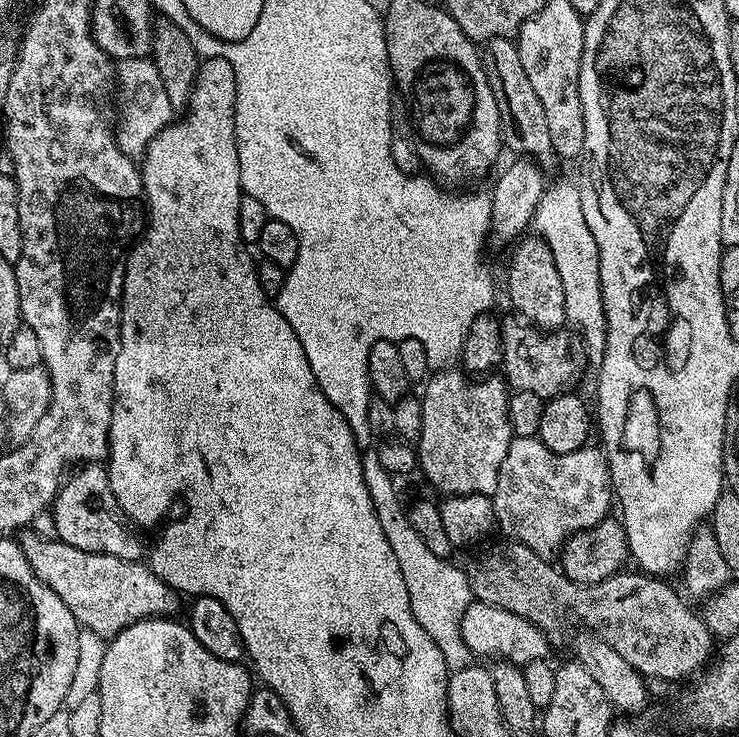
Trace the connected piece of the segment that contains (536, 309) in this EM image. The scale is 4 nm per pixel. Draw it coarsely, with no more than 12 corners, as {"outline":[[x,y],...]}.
{"outline":[[539,238],[520,245],[508,296],[540,330],[565,327],[566,294]]}

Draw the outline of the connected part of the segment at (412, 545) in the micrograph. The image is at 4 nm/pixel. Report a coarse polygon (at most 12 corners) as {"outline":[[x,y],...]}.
{"outline":[[362,456],[382,534],[398,558],[410,610],[449,669],[464,641],[469,573],[433,554],[410,526],[397,481]]}

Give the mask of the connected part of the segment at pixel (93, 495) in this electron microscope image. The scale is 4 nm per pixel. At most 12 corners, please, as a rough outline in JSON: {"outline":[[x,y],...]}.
{"outline":[[103,463],[77,467],[50,511],[63,544],[123,560],[146,544]]}

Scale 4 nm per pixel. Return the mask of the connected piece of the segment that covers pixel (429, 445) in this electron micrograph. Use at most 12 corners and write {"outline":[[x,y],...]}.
{"outline":[[433,371],[418,468],[492,498],[513,439],[499,375]]}

